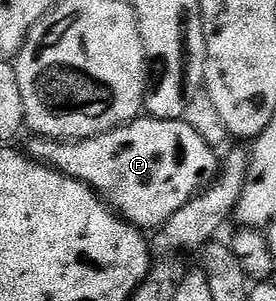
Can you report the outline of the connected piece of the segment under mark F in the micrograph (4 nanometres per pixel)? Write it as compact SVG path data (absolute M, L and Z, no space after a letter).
M142 115L137 121L87 141L56 141L35 136L28 153L33 160L83 181L125 221L143 231L154 231L172 219L220 168L219 154L214 154L209 143L186 124L185 120L161 121Z

